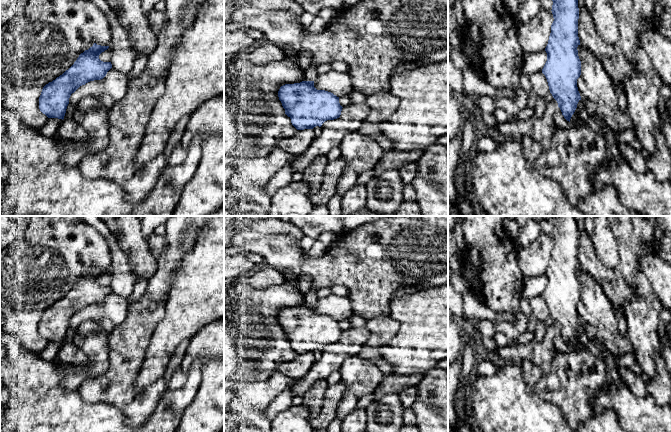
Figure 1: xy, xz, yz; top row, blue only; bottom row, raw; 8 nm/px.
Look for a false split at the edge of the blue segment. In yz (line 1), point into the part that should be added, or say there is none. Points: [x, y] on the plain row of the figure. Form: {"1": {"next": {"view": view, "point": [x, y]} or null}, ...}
{"1": {"next": null}}

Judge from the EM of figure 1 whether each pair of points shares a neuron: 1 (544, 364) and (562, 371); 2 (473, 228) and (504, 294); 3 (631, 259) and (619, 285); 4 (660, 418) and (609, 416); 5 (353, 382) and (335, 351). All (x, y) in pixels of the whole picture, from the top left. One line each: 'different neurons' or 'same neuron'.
1: different neurons
2: same neuron
3: different neurons
4: different neurons
5: different neurons

